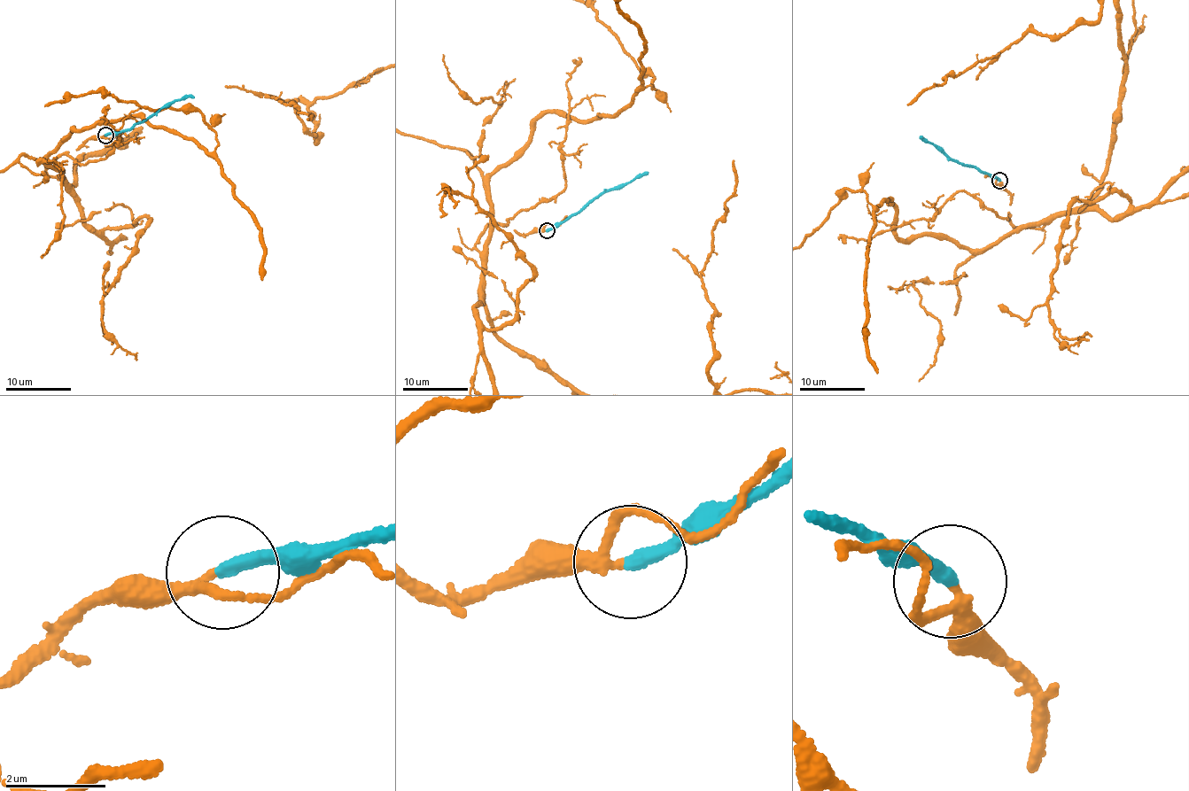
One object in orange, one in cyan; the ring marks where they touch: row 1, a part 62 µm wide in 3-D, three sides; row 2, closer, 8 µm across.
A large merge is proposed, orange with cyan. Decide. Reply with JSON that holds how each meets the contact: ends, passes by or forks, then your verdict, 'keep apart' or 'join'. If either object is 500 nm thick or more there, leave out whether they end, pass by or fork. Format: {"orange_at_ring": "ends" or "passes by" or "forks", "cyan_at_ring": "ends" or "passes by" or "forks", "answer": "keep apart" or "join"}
{"orange_at_ring": "passes by", "cyan_at_ring": "ends", "answer": "join"}

